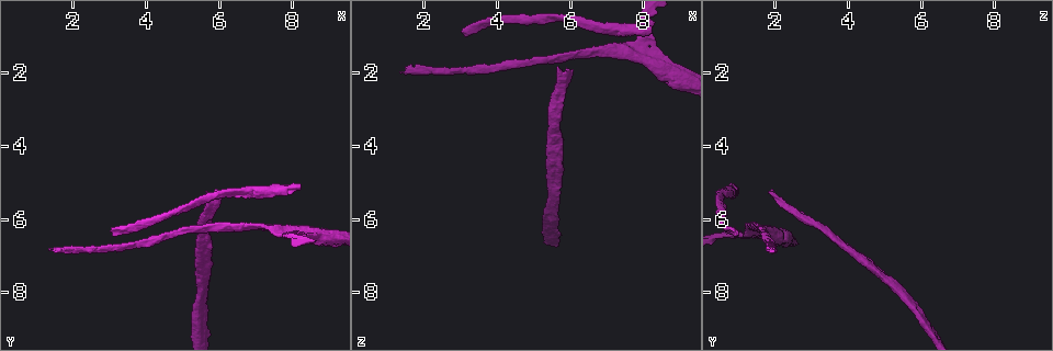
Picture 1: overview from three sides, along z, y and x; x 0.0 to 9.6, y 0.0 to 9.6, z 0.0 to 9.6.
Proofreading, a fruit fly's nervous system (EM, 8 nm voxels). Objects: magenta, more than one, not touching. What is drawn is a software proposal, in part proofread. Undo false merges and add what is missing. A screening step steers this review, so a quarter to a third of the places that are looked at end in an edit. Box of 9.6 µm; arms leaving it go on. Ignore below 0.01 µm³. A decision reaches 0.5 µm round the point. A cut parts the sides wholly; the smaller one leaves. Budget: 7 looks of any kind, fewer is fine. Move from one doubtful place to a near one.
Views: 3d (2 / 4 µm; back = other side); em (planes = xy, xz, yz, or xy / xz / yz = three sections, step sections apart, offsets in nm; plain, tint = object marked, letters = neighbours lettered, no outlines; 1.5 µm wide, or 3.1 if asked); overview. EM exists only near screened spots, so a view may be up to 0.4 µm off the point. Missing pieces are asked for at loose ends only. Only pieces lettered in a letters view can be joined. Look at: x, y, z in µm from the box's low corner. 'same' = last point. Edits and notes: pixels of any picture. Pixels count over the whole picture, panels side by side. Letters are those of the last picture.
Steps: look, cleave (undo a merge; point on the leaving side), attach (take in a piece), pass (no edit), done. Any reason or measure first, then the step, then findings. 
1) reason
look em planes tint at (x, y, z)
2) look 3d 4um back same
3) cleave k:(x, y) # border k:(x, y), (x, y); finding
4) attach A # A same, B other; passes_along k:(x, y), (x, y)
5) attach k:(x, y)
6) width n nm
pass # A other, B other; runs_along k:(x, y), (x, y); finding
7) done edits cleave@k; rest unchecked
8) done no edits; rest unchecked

an open end
look 3d 4um at (6.00, 5.30, 1.90)

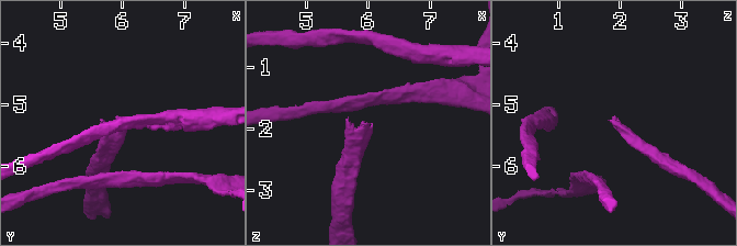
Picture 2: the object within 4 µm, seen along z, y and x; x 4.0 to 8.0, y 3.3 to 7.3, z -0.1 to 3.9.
look em xz step 4 tint at (6.10, 5.25, 1.90)

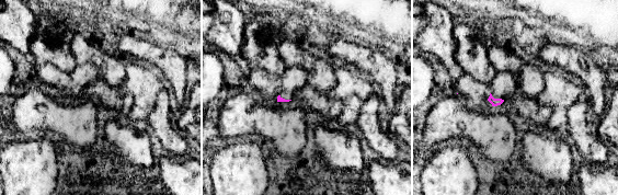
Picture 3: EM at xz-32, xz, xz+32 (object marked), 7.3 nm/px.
look em planes letters same

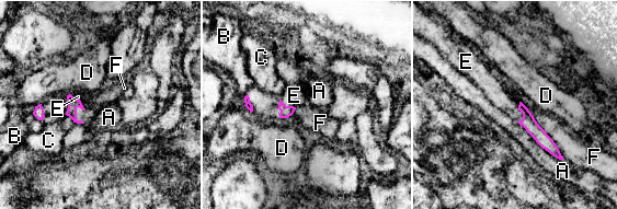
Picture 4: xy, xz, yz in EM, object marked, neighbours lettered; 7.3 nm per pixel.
attach E # A other, B other, C other, D other, E same, F other; passes_along 4:(72, 103), (79, 100), (77, 95); it goes on there

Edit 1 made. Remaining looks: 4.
redraw
look overview

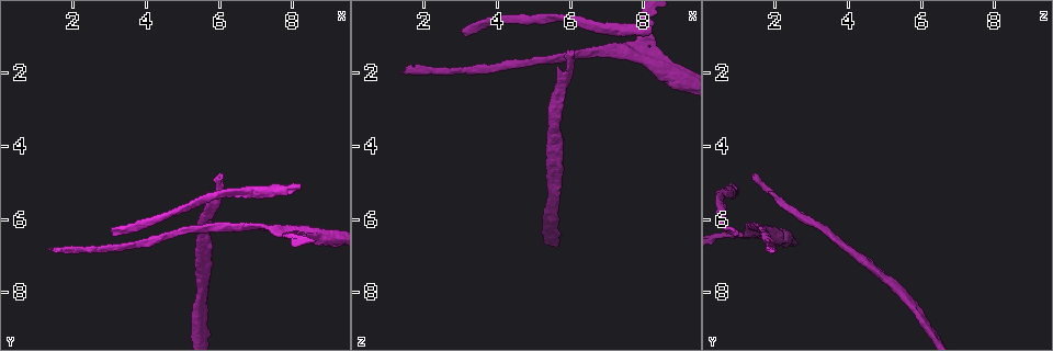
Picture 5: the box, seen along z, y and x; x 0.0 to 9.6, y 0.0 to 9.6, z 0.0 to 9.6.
long arm stops here
look em planes plain at (1.40, 6.85, 2.05)

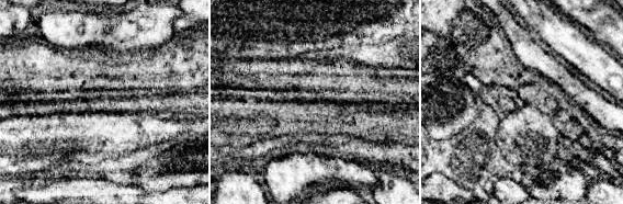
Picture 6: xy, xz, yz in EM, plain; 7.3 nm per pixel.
look em planes letters same

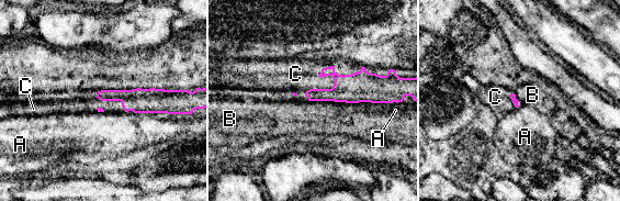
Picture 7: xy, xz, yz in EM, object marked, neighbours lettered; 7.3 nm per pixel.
attach C # A other, B other, C same; it goes on there

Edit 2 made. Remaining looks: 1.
done edits attach@4, attach@7; rest unchecked

